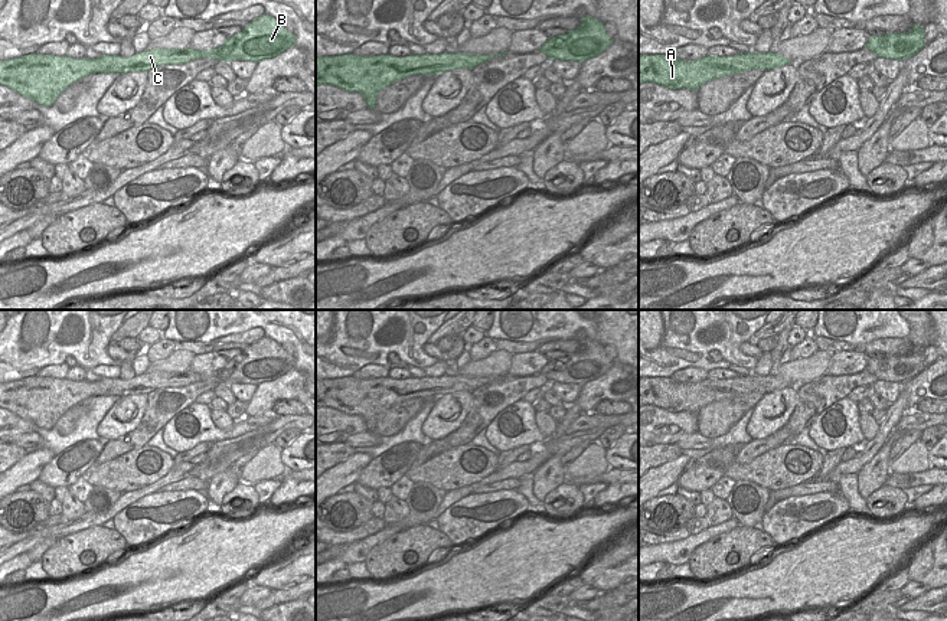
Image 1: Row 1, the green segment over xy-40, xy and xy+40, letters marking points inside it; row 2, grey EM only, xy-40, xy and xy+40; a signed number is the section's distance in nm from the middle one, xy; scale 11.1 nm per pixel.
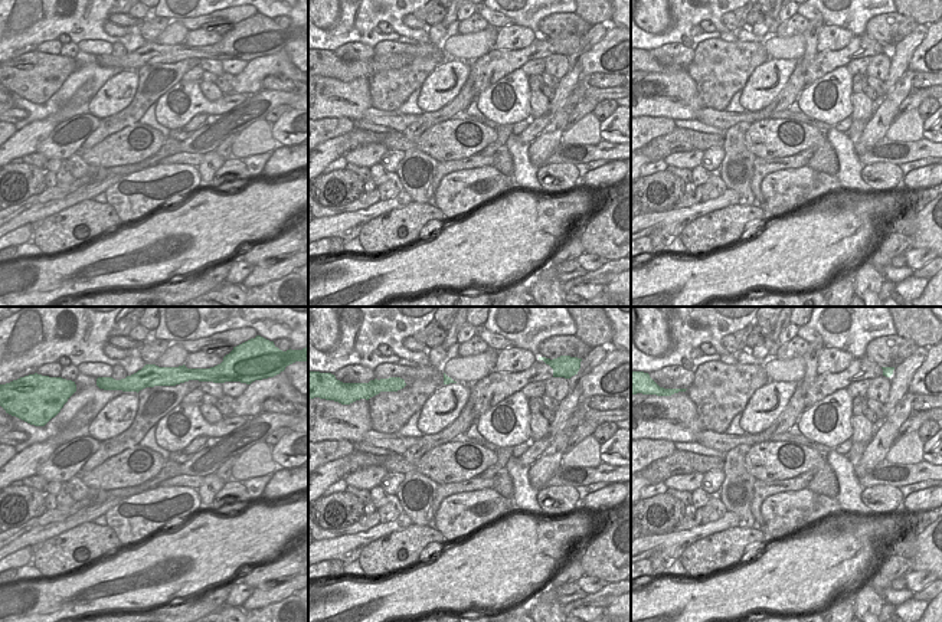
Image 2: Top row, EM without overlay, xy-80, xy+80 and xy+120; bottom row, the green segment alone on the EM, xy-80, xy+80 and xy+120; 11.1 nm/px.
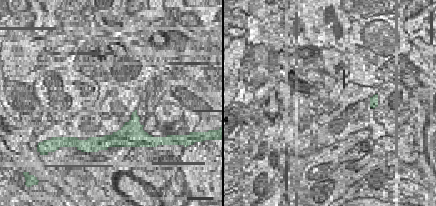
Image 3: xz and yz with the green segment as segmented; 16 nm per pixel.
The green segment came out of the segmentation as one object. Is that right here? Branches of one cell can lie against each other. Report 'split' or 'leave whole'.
leave whole

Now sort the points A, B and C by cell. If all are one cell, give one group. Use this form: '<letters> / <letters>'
A B C

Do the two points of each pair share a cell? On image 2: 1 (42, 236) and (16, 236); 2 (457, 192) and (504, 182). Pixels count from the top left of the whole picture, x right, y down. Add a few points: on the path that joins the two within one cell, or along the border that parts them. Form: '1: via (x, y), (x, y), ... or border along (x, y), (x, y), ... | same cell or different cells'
1: border along (36, 225), (32, 235) | different cells
2: via (468, 192), (486, 192), (493, 185) | same cell

